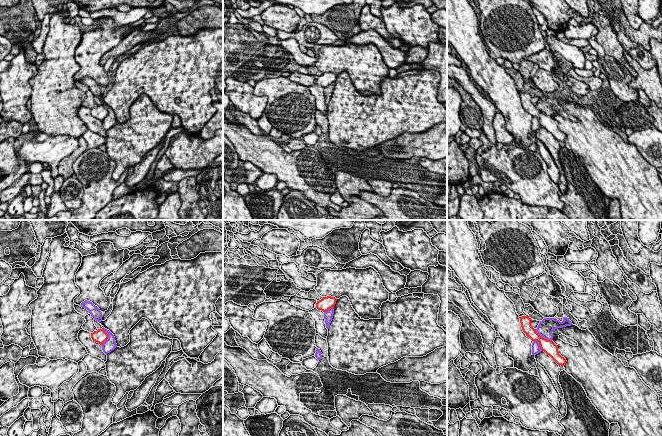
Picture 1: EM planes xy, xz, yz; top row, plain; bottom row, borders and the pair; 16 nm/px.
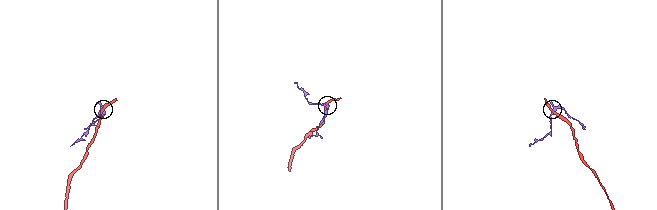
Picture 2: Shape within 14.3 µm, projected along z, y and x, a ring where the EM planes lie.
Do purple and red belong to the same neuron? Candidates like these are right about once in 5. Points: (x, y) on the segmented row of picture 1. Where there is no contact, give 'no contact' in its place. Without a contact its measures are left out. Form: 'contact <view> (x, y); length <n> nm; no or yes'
contact yz (543, 337); length 320 nm; no

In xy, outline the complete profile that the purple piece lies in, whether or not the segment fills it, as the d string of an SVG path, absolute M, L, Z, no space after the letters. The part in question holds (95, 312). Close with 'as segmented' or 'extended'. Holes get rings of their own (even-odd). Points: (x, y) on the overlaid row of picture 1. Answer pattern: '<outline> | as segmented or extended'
M85 300L81 303L81 307L87 309L94 320L98 321L99 323L102 321L102 312L92 302Z | as segmented

